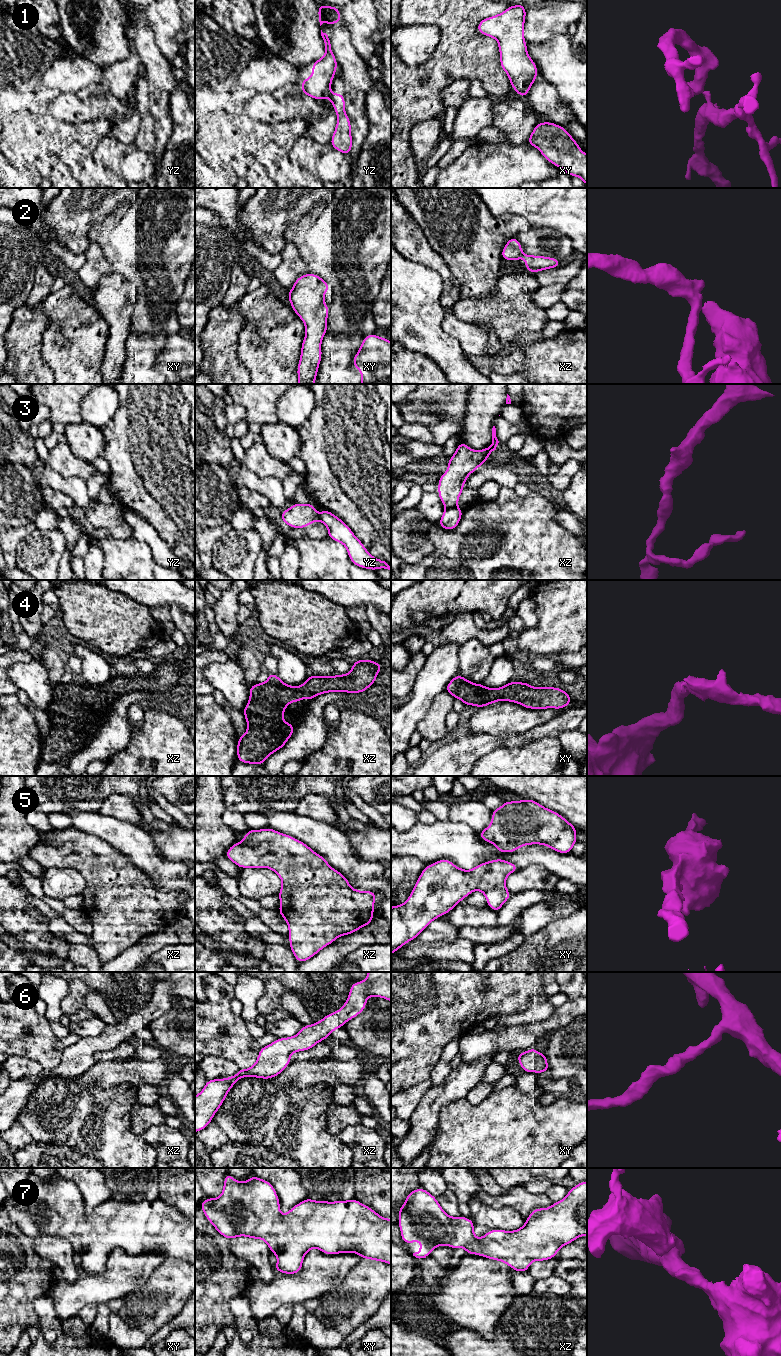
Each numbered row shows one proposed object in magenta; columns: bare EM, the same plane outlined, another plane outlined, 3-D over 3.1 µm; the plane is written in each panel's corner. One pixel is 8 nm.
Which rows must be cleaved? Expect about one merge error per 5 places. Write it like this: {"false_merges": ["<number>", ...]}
{"false_merges": ["2", "3"]}

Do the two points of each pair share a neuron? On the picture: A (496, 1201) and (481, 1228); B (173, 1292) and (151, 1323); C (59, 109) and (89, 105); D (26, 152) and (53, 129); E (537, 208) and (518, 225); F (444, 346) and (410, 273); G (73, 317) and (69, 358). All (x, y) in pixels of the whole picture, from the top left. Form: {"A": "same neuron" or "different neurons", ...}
{"A": "different neurons", "B": "same neuron", "C": "same neuron", "D": "same neuron", "E": "different neurons", "F": "same neuron", "G": "same neuron"}

